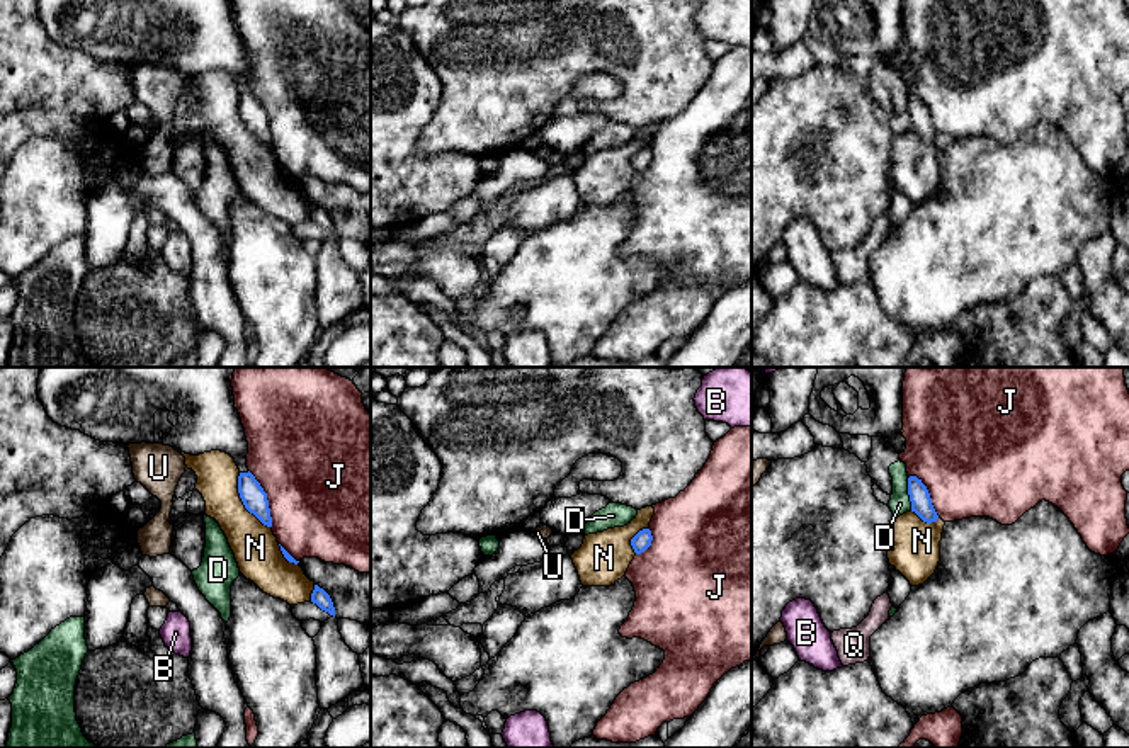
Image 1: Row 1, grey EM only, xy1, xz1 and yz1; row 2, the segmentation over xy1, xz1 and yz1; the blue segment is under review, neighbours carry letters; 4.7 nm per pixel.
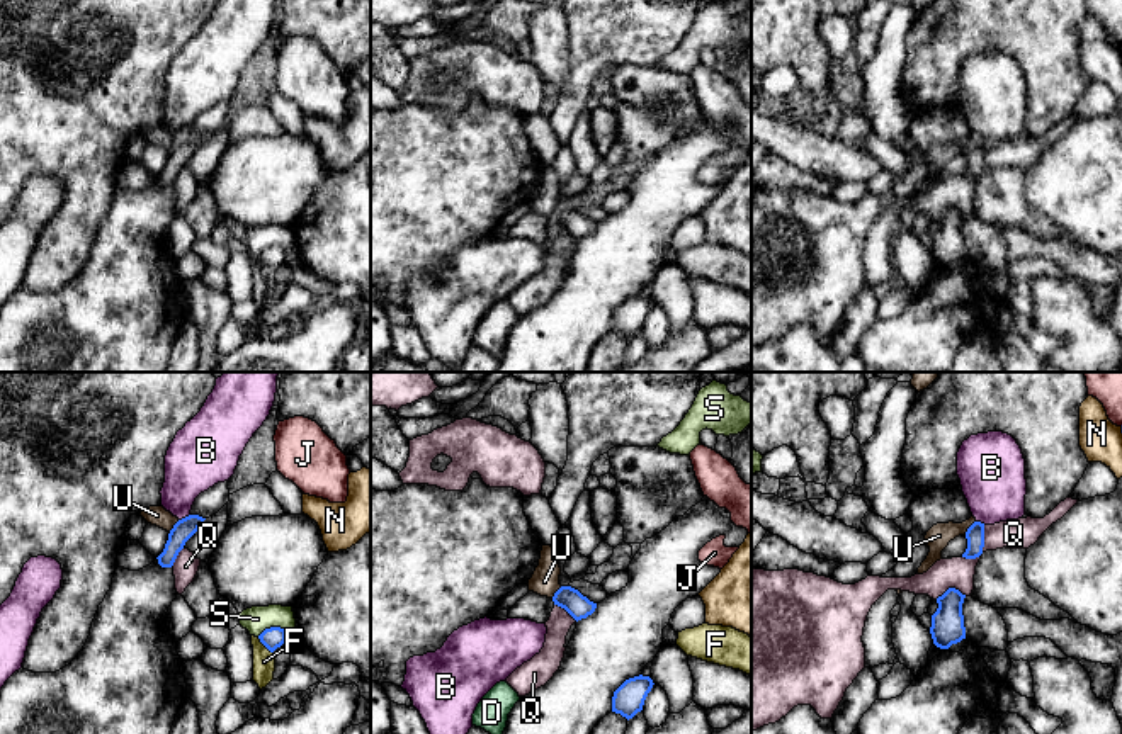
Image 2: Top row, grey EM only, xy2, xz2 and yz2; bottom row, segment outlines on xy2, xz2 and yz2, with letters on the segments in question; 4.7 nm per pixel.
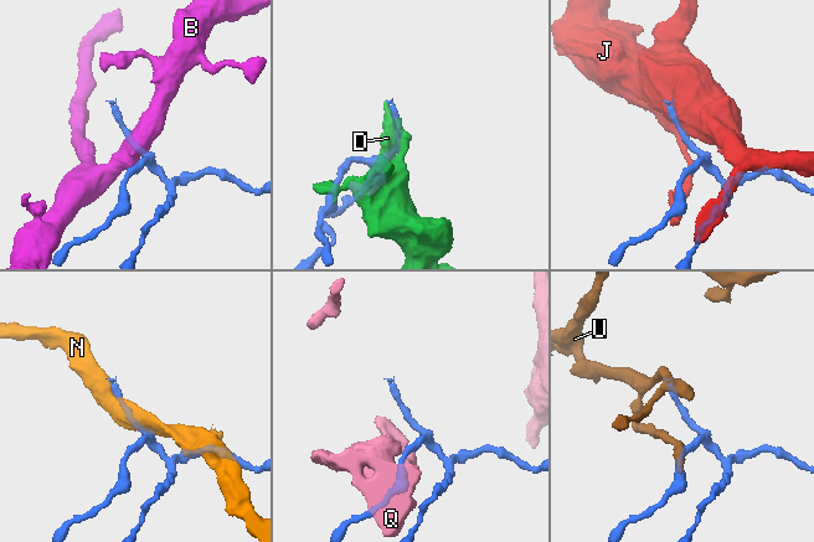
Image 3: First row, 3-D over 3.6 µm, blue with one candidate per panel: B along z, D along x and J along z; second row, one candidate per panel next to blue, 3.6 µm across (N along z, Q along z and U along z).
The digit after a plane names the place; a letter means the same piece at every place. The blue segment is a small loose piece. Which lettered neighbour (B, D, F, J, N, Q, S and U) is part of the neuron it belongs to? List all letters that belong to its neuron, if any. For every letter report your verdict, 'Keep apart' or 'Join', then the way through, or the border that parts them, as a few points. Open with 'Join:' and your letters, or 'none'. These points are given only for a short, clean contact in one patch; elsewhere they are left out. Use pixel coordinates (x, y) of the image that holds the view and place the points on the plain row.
Join: none
B: Keep apart. Boundary: xy2 (189, 133), (179, 140)
D: Keep apart. Boundary: yz1 (907, 97), (912, 128)
F: Keep apart
J: Keep apart
N: Keep apart
Q: Keep apart. Boundary: yz2 (985, 145), (983, 170), (974, 177), (963, 177)
S: Keep apart. Boundary: xy2 (288, 254), (279, 247), (266, 247), (257, 255)
U: Keep apart. Boundary: yz2 (974, 140), (964, 153)

